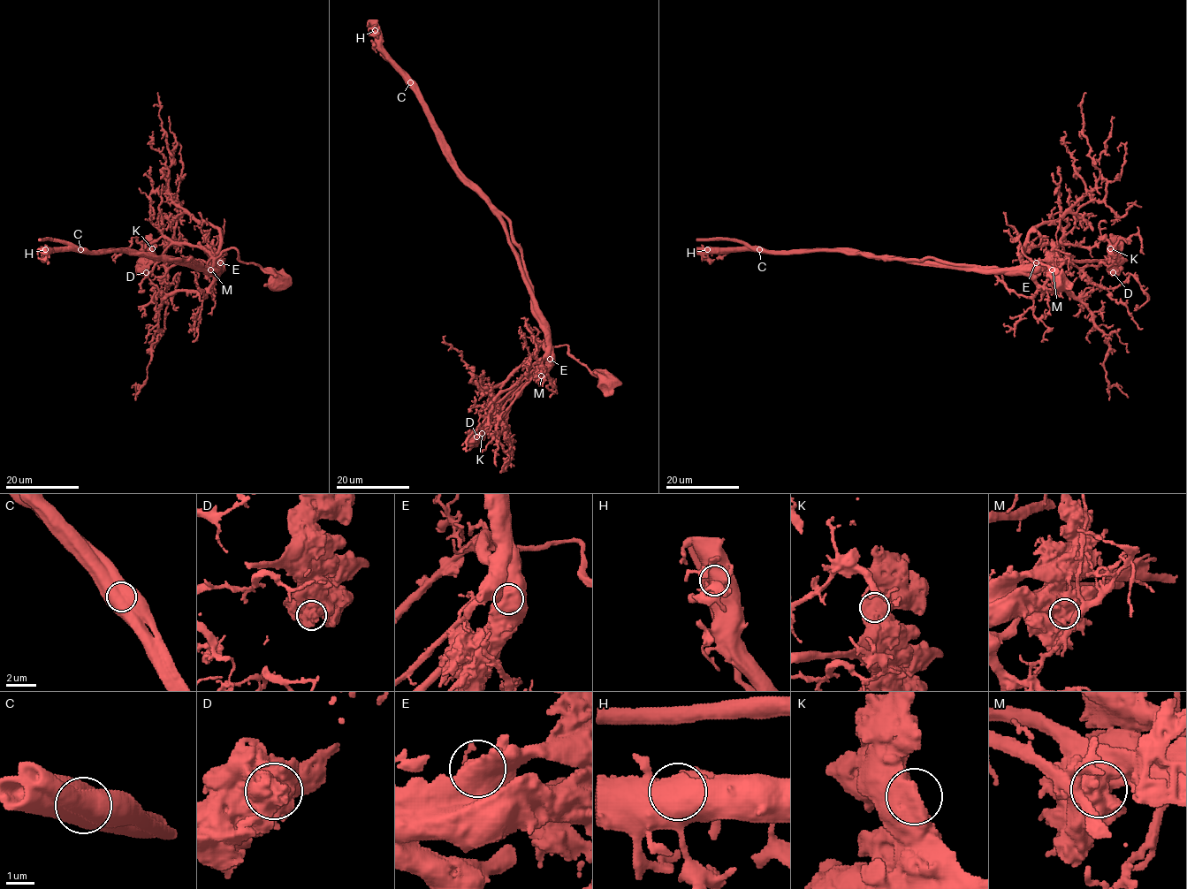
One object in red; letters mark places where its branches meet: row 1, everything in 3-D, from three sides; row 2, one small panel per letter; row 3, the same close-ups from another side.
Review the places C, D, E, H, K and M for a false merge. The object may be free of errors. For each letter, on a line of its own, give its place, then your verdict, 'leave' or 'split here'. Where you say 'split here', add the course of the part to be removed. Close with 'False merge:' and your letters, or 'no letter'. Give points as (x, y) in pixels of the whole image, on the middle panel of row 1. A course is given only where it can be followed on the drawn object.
C: (410, 82) | split here | (410, 83), (441, 142), (442, 153), (499, 219), (535, 310), (544, 327), (548, 350), (547, 363), (476, 442)
D: (476, 436) | leave
E: (550, 359) | leave
H: (375, 30) | leave
K: (482, 433) | leave
M: (541, 376) | leave
False merge: C

